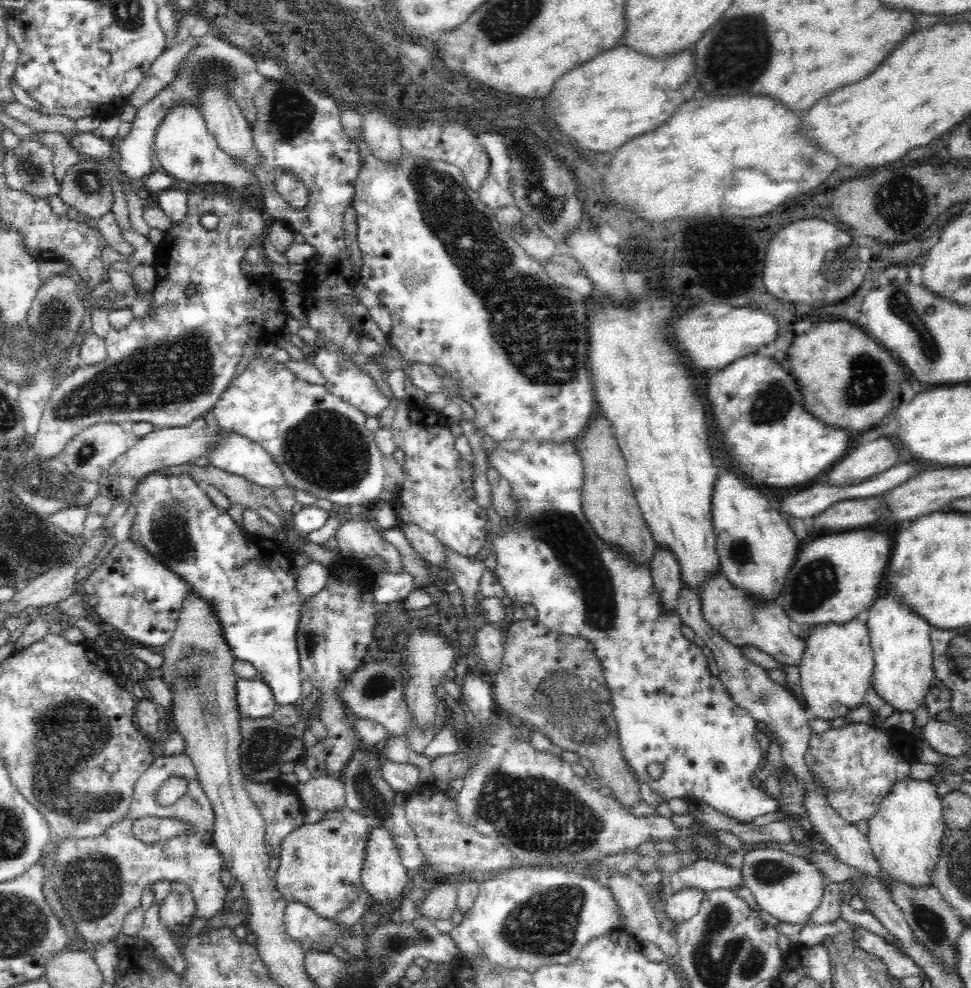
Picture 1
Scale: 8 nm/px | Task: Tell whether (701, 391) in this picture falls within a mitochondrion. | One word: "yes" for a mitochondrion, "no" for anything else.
no

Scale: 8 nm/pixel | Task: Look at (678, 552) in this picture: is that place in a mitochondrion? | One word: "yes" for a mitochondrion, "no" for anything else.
no

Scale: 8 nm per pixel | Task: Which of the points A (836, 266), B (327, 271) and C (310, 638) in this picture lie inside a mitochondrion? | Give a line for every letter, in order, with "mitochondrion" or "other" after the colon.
A: mitochondrion
B: mitochondrion
C: mitochondrion

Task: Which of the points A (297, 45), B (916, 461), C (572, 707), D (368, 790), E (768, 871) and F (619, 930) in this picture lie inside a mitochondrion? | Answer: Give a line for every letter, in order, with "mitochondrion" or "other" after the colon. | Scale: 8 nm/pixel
A: mitochondrion
B: other
C: mitochondrion
D: mitochondrion
E: mitochondrion
F: other

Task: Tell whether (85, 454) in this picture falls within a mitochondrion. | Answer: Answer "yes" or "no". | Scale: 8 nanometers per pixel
yes

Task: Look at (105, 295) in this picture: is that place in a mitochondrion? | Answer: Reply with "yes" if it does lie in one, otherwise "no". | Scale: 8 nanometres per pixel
no

